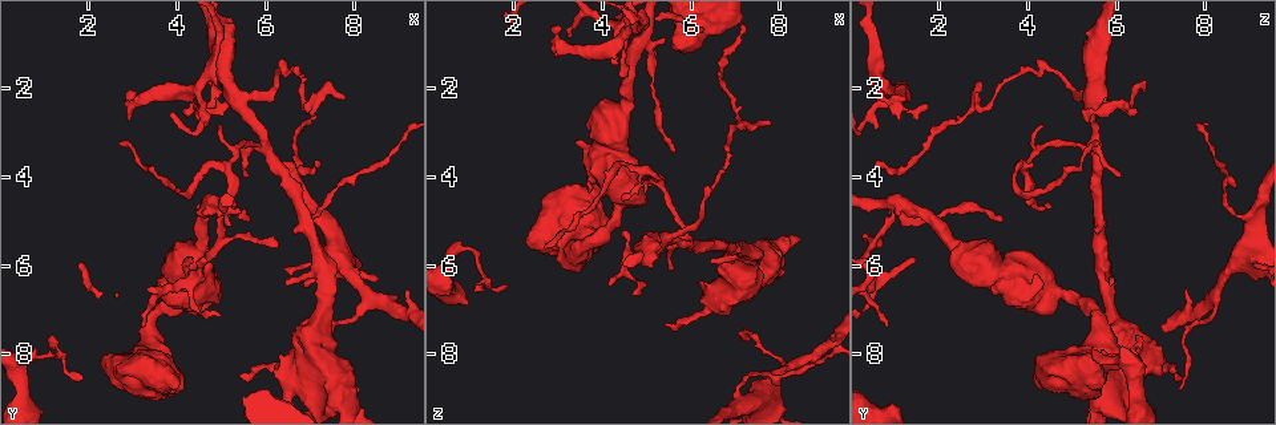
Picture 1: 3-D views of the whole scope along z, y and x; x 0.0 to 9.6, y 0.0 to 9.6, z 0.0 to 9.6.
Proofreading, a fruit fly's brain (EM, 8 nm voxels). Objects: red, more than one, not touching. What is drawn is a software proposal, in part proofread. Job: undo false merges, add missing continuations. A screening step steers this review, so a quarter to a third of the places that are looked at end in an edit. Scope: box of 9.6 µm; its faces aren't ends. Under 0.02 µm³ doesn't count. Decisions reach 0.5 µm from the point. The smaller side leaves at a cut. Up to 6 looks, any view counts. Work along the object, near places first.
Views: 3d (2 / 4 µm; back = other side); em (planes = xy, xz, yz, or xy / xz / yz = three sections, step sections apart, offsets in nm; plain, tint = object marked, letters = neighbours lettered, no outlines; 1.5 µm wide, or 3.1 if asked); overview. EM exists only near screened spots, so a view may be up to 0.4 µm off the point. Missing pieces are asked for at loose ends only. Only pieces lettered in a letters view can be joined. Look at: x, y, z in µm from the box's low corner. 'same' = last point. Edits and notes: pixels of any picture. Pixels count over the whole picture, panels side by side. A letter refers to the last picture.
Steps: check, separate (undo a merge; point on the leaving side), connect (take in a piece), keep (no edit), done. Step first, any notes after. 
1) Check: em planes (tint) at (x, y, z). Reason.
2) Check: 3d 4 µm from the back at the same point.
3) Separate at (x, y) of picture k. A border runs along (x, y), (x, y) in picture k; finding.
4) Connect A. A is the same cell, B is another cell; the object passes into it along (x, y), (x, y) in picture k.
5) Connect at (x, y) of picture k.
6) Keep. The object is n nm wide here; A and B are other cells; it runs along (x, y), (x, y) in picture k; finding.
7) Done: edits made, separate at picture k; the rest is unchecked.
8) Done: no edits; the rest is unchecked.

Check: 3d 4 µm from the back at (4.45, 1.90, 0.90). Three-way junction.

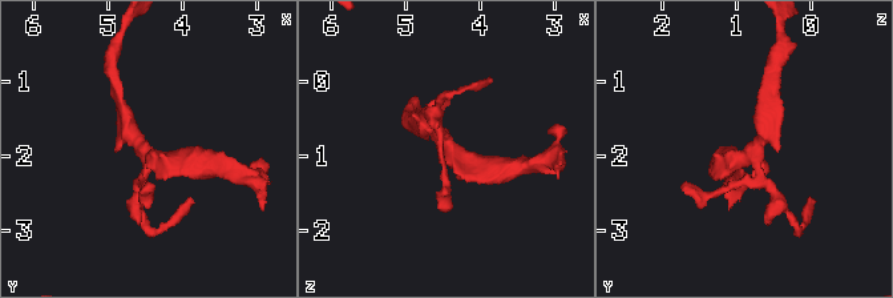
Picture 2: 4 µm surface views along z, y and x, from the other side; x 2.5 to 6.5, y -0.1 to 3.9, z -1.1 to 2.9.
Check: em planes (letters) at (4.45, 1.95, 0.85).

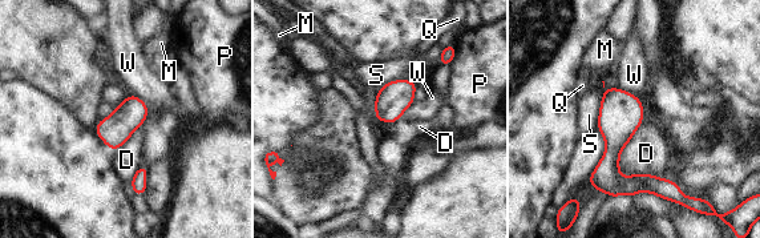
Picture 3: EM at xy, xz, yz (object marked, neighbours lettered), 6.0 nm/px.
Keep. The object is 190 nm wide here; D, M, P, Q, S and W are other cells; a border runs along (645, 117), (619, 154), (622, 177) in picture 3; one cell here.

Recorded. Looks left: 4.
Check: 3d 2 µm at (4.80, 4.75, 1.00). Two arms at a narrow angle.

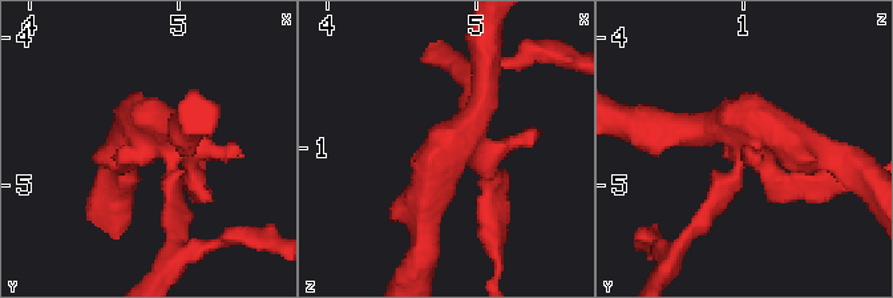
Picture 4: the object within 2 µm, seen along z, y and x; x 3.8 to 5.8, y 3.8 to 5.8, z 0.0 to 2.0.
Check: em yz step 8 (tint) at (4.86, 4.70, 1.04). Now the EM.

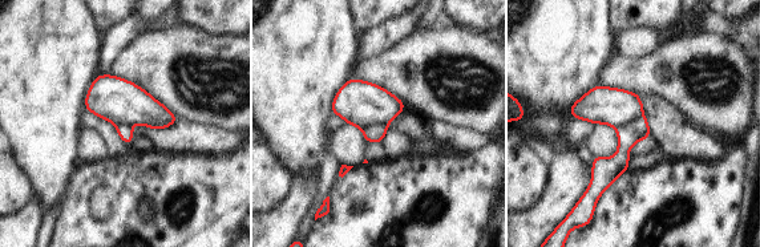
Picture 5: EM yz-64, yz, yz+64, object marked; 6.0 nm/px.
Check: em planes (letters) at the same point.

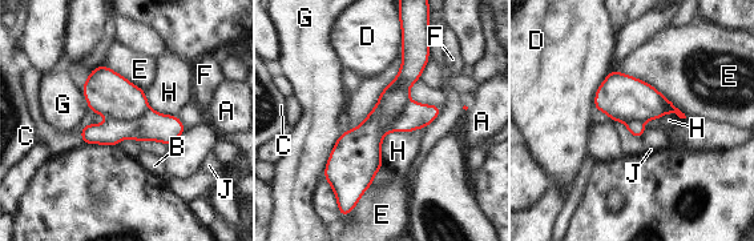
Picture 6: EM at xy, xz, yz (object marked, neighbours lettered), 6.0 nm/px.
Separate at (152, 125) of picture 6. A, B, C, D, E, F, G, H and J are other cells; the part that leaves runs along (180, 129), (84, 133) in picture 6; a second cell is stuck on.

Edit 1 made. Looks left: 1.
Done: edits made, separate at picture 6; the rest is unchecked.

